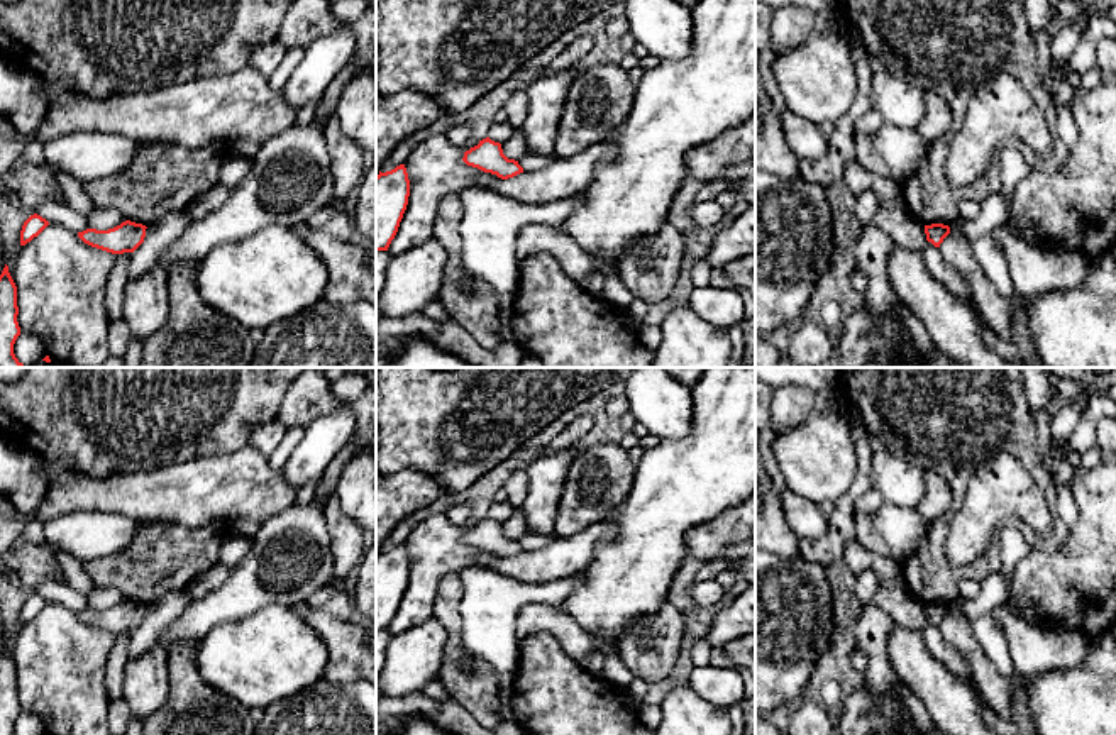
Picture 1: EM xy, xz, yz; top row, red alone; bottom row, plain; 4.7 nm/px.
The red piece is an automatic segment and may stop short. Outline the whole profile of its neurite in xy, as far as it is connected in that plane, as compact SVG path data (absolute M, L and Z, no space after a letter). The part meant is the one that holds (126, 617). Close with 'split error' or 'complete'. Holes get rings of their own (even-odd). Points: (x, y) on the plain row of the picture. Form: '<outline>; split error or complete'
M125 600L108 610L86 608L83 611L78 611L78 616L91 627L112 633L124 633L134 632L144 622L146 608L147 606L142 603Z; complete

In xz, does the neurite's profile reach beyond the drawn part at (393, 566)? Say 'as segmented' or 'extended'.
as segmented

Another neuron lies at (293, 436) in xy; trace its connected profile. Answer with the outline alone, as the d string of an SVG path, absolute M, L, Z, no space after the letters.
M296 427L286 430L283 440L279 445L274 449L274 452L269 456L269 466L273 469L279 469L285 466L295 447L300 444L300 440L305 435L305 427Z

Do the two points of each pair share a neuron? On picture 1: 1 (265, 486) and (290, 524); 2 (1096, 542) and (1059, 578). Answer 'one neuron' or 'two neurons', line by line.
1: two neurons
2: one neuron

